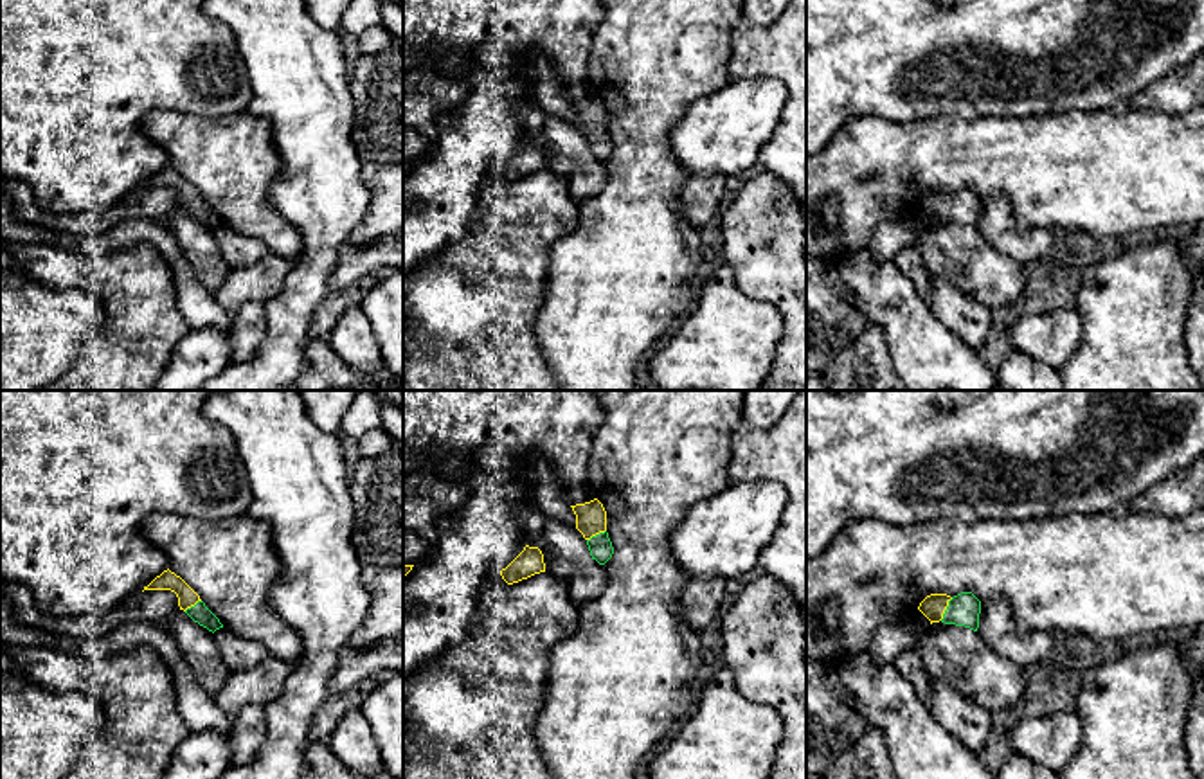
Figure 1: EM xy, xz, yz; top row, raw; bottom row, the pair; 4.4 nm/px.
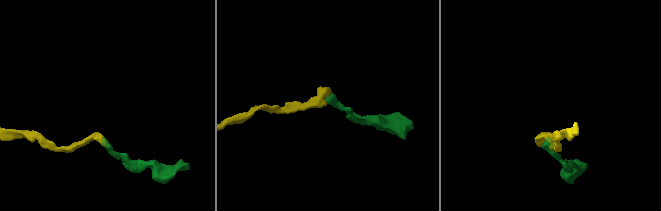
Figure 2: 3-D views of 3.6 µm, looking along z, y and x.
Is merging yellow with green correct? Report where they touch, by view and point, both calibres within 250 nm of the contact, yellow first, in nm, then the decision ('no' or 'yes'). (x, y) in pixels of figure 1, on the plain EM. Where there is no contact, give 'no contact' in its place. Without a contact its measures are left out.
meets yellow in yz at (945, 205); 110 nm thick on the yellow side, 140 nm on the other; yes

